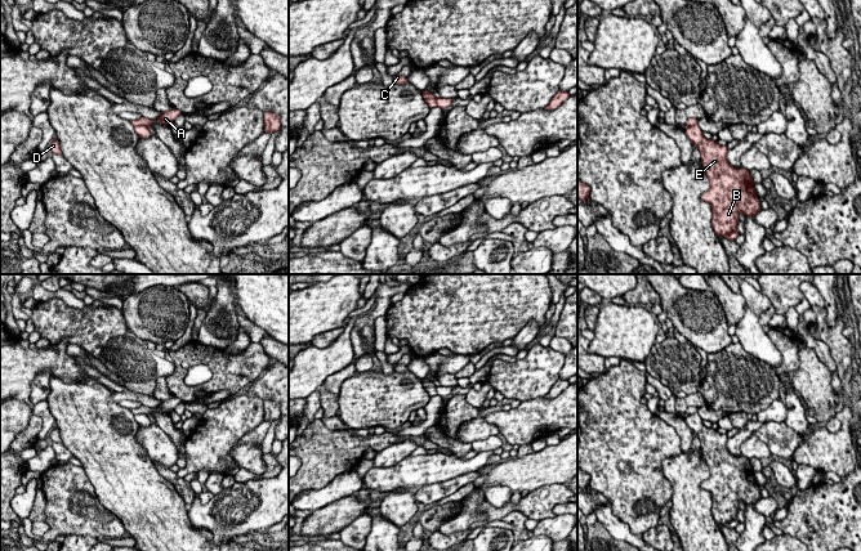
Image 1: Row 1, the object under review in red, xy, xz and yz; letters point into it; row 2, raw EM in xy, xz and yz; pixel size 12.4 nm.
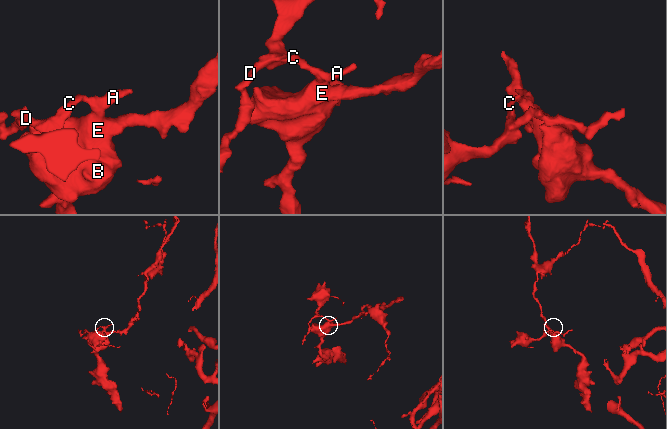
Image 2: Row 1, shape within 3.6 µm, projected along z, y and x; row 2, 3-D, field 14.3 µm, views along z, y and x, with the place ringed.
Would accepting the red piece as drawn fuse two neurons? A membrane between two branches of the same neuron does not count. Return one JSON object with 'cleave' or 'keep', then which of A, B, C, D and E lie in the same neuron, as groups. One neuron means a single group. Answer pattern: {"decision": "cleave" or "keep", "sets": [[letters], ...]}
{"decision": "cleave", "sets": [["A", "C", "D"], ["B", "E"]]}

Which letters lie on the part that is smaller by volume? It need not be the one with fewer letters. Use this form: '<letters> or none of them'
A, C, D

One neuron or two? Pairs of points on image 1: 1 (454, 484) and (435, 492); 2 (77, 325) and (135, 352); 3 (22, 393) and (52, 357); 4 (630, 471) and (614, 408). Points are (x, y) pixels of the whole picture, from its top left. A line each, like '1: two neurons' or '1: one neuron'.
1: one neuron
2: one neuron
3: one neuron
4: one neuron

